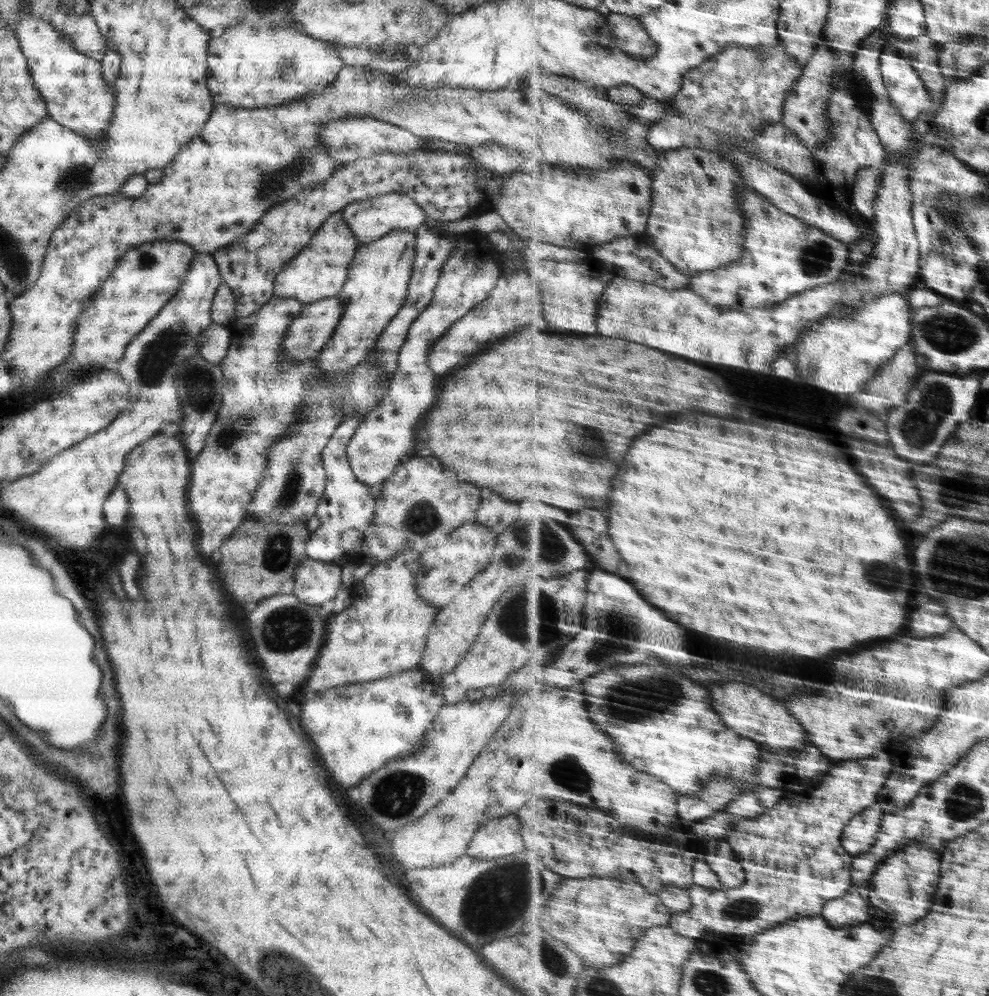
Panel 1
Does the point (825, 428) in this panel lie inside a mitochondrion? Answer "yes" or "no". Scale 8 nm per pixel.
no

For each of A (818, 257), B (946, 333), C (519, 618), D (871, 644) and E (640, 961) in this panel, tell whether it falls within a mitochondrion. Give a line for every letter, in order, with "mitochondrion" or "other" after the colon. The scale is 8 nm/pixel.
A: mitochondrion
B: mitochondrion
C: mitochondrion
D: other
E: other

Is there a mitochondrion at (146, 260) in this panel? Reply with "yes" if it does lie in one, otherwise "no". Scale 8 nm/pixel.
yes

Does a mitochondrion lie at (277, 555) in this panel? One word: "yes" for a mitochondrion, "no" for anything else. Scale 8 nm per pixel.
yes

